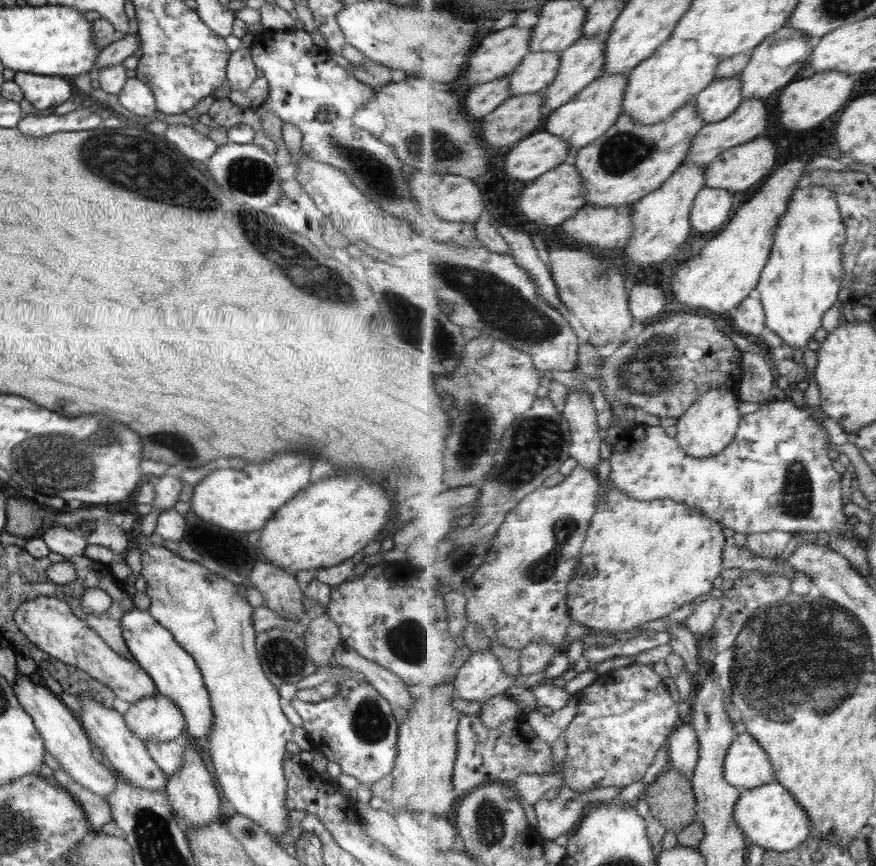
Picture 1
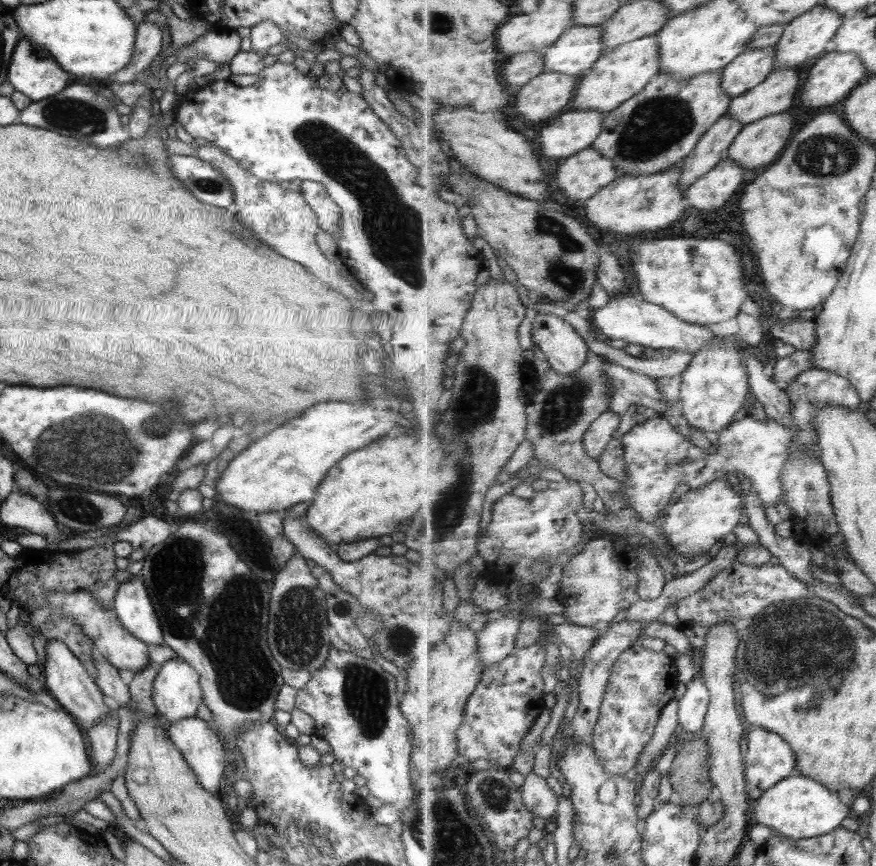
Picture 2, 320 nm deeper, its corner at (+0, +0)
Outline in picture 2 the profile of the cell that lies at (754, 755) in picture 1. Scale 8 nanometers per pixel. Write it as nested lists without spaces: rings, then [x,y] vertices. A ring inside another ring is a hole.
[[[752,725],[748,734],[749,748],[746,754],[746,780],[749,783],[749,794],[757,802],[768,790],[774,789],[780,782],[797,774],[798,760],[793,747],[781,734],[768,730],[760,725]]]

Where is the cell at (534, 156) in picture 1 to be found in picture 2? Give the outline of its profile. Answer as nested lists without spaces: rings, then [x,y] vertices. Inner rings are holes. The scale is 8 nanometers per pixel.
[[[570,111],[551,120],[540,137],[543,156],[558,163],[589,149],[601,137],[607,115],[602,112]]]

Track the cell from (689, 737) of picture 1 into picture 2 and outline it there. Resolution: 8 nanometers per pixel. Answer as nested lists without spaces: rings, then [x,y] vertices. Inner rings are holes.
[[[703,676],[696,677],[686,685],[688,686],[687,692],[679,703],[680,724],[684,730],[695,734],[696,738],[699,738],[706,726],[711,705],[711,690]]]

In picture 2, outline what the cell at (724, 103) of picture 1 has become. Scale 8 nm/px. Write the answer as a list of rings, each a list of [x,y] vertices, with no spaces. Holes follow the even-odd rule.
[[[779,48],[748,49],[723,69],[724,88],[730,96],[741,97],[761,86],[776,69]]]

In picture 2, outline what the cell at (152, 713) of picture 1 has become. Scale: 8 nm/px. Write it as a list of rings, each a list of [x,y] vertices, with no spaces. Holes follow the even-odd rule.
[[[179,656],[160,665],[152,694],[157,713],[164,715],[171,723],[196,715],[198,706],[203,703],[203,690],[200,686],[198,671]]]

